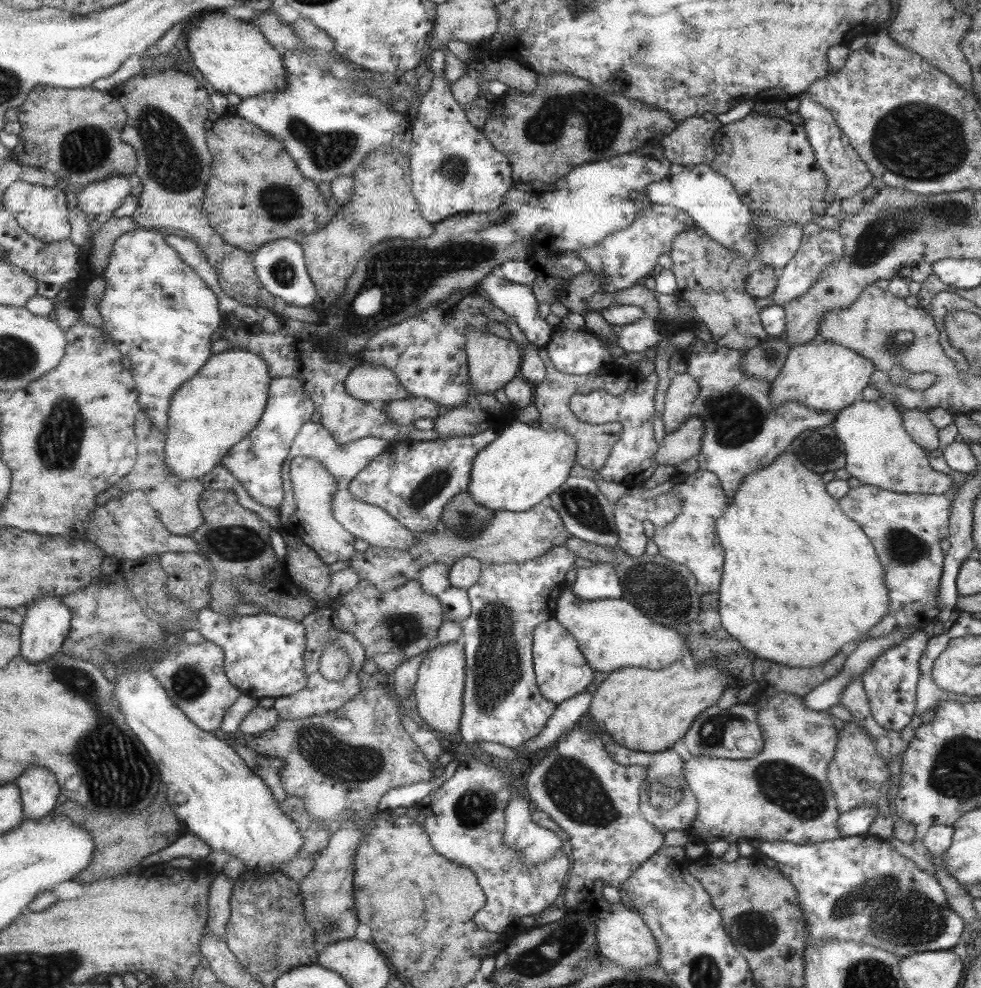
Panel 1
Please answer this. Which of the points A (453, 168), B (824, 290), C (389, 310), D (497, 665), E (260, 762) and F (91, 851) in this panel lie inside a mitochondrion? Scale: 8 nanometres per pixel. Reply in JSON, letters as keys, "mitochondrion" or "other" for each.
{"A":"mitochondrion","B":"other","C":"other","D":"mitochondrion","E":"mitochondrion","F":"other"}

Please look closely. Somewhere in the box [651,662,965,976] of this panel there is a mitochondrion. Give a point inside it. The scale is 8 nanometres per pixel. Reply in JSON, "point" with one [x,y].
{"point":[905,917]}

